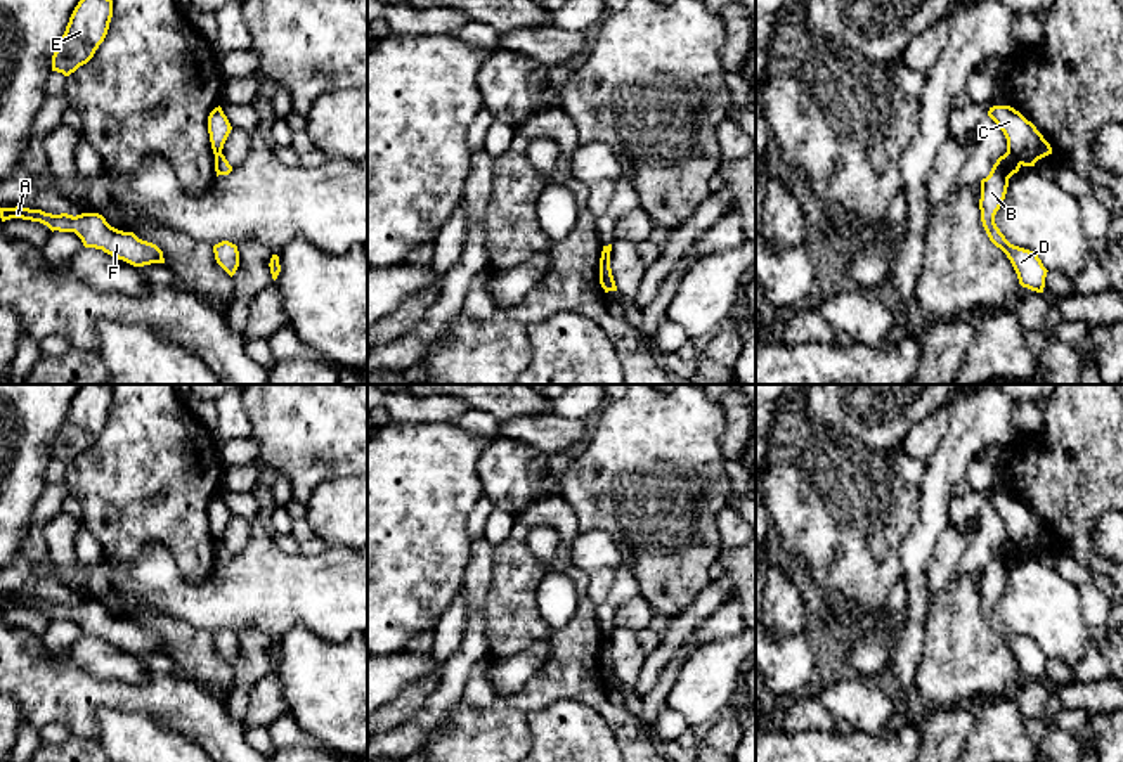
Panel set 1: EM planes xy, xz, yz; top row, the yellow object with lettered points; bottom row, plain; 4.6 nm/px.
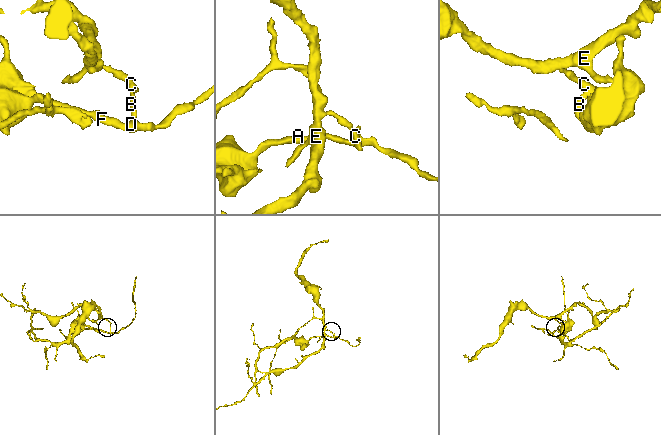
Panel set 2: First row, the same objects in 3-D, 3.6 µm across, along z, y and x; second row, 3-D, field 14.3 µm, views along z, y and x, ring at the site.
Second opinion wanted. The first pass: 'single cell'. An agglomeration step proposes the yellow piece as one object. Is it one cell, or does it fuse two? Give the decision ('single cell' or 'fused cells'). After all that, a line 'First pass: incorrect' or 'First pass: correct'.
fused cells
First pass: incorrect

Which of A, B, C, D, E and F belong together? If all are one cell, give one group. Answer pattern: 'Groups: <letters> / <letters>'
Groups: A B D F / C E

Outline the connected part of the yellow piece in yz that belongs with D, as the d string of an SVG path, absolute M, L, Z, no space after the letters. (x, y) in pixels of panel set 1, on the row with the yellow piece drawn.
M1007 151L996 159L990 175L981 180L981 222L990 241L996 248L1000 248L1010 260L1017 274L1019 284L1031 291L1043 293L1045 277L1048 270L1043 267L1038 255L1029 249L1010 244L995 223L995 215L1000 210L1007 194L1009 178L1017 173L1019 168L1021 165L1016 156Z

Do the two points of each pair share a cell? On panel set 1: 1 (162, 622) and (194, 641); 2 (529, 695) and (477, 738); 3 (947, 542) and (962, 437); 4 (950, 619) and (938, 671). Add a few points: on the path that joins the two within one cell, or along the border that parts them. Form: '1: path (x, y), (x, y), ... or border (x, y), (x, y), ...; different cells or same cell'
1: path (170, 629), (186, 641); same cell
2: path (517, 707), (489, 735); same cell
3: border (954, 496), (950, 522), (940, 534); different cells
4: path (950, 631), (950, 658); same cell

